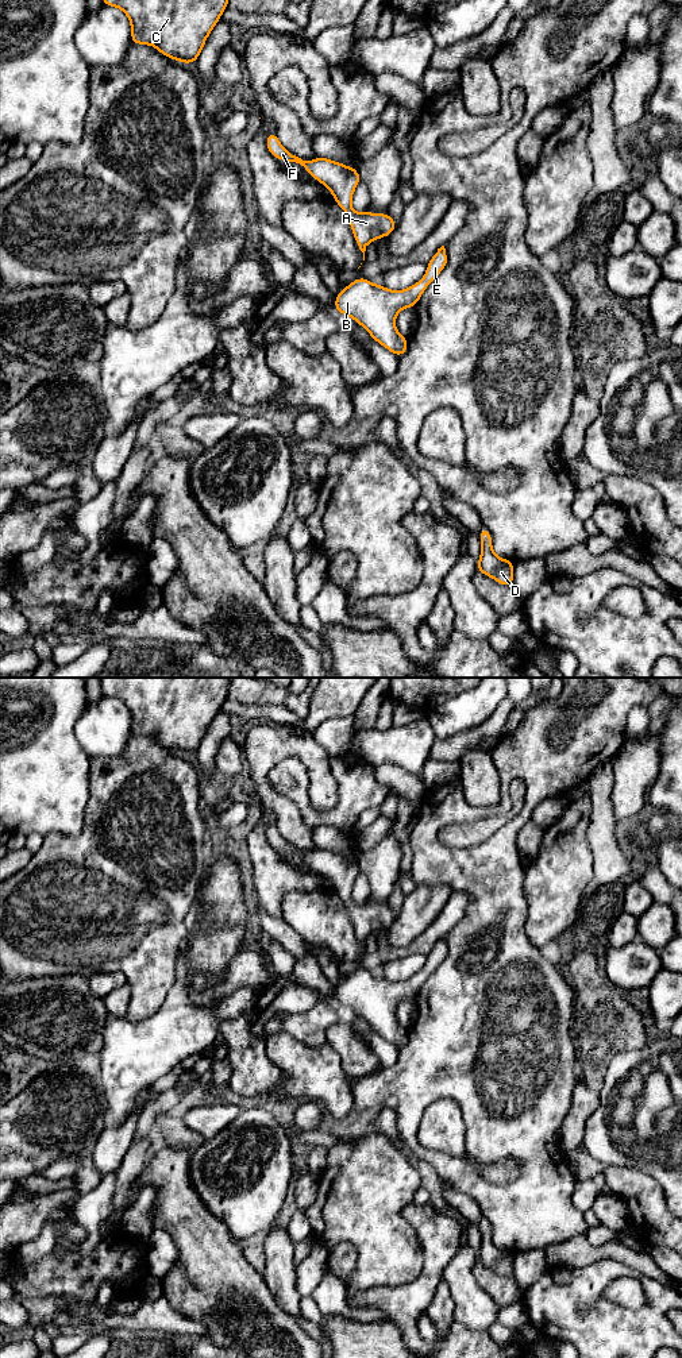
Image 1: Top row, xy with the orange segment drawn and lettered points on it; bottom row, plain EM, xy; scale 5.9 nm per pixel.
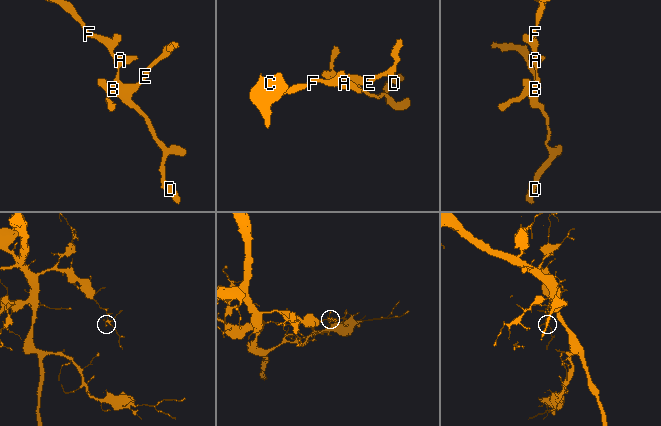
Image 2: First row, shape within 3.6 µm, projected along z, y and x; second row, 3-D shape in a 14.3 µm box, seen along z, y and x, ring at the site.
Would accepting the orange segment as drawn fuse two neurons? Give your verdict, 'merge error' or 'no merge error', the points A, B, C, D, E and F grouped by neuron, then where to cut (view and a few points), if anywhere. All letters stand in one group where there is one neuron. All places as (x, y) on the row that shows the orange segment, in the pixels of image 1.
no merge error; groups A B C D E F; cut none

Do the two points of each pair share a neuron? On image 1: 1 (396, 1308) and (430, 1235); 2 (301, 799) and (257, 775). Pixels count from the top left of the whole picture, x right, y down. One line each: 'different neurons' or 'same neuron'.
1: same neuron
2: different neurons

